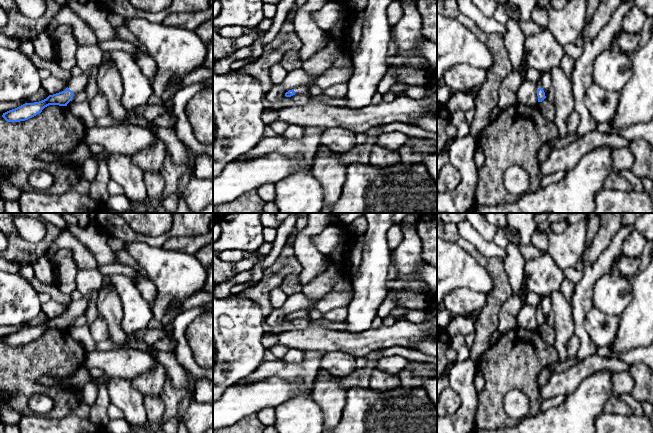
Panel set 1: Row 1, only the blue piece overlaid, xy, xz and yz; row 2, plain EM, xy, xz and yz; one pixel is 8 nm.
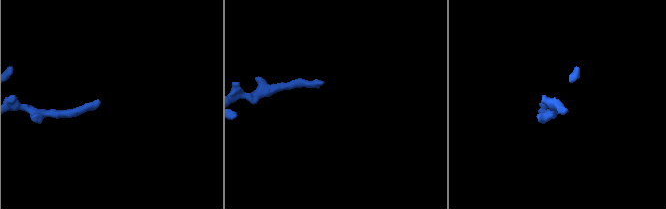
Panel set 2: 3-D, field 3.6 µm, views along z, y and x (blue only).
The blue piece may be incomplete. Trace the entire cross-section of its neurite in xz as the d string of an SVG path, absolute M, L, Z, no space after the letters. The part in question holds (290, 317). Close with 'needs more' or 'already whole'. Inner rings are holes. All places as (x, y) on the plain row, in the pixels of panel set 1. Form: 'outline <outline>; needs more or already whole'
outline M300 310L300 311L295 311L292 314L289 314L288 316L285 317L286 321L291 321L293 319L298 319L298 318L306 318L309 319L309 310Z; needs more

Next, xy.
outline M97 268L78 270L76 276L77 290L82 297L69 305L68 311L64 315L49 319L46 323L39 326L25 327L3 337L2 341L7 346L20 346L36 340L49 329L67 330L74 319L85 314L89 295L93 291L99 290L103 286L104 280L105 276Z; needs more

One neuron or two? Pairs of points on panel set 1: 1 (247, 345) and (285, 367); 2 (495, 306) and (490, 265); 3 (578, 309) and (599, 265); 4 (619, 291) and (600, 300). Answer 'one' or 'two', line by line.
1: two
2: one
3: one
4: one

